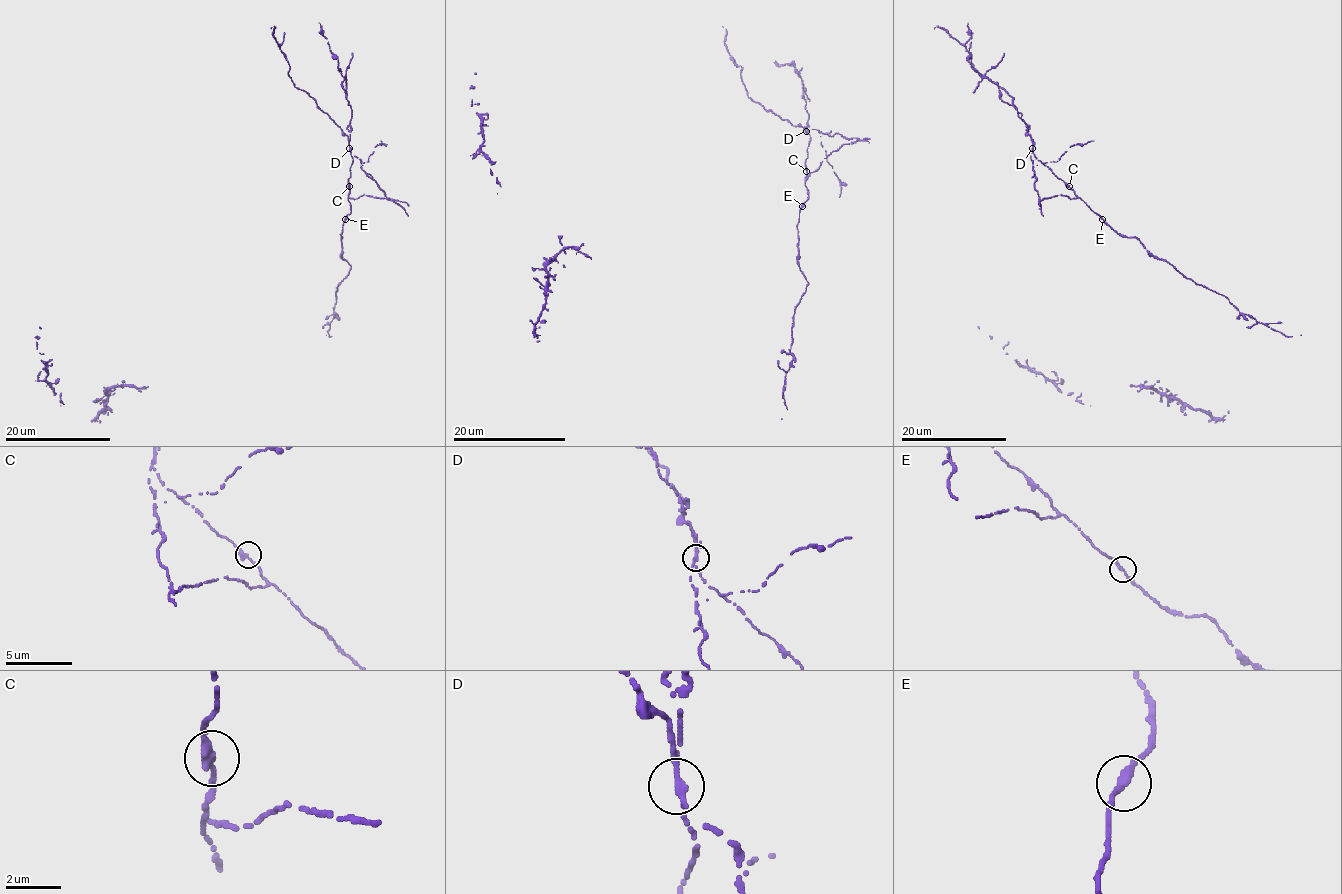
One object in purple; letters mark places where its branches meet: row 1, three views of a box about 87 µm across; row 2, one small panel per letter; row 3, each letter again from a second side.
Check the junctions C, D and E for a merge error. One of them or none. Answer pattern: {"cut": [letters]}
{"cut": ["D"]}

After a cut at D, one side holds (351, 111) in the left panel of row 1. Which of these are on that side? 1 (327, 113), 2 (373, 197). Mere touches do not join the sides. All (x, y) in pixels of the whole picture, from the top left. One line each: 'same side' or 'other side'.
1: other side
2: same side

